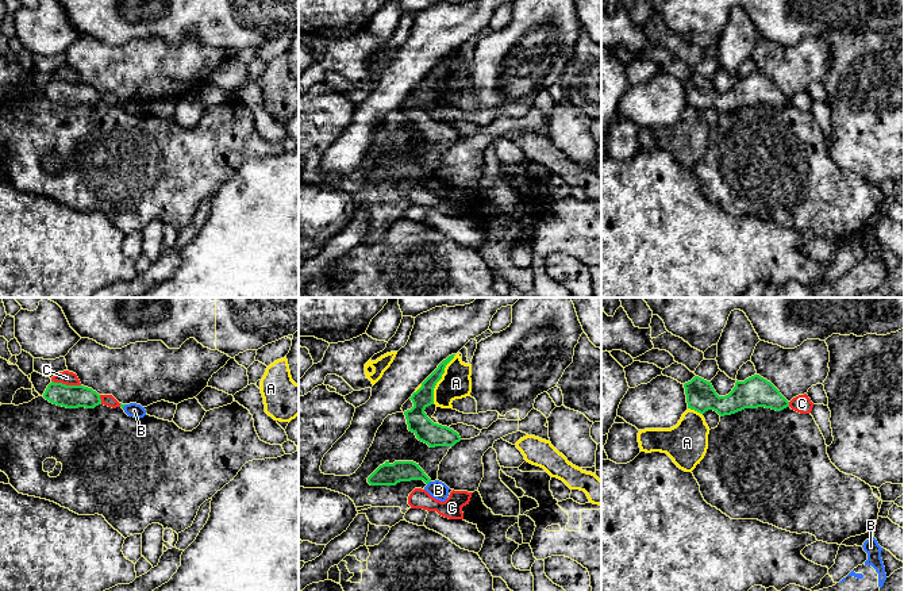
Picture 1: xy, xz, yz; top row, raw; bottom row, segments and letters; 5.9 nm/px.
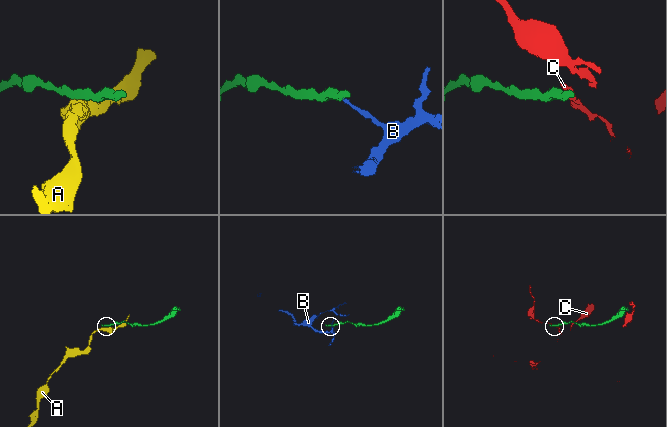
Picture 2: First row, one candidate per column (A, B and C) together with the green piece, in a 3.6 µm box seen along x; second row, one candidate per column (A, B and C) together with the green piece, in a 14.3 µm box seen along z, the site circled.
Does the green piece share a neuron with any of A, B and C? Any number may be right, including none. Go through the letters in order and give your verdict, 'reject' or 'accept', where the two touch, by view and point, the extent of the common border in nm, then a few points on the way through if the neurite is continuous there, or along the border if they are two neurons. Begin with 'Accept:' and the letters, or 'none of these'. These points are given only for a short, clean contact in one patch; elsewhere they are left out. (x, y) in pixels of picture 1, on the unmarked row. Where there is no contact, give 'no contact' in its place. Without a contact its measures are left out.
Accept: none of these
A: reject; contact xz (441, 75); length 320 nm; border xz (456, 52), (446, 62), (442, 75), (434, 85), (433, 100)
B: reject; contact xz (429, 179); length 40 nm; border xz (430, 177), (427, 181)
C: reject; contact xy (65, 81); length 180 nm; border xy (52, 77), (80, 83)

